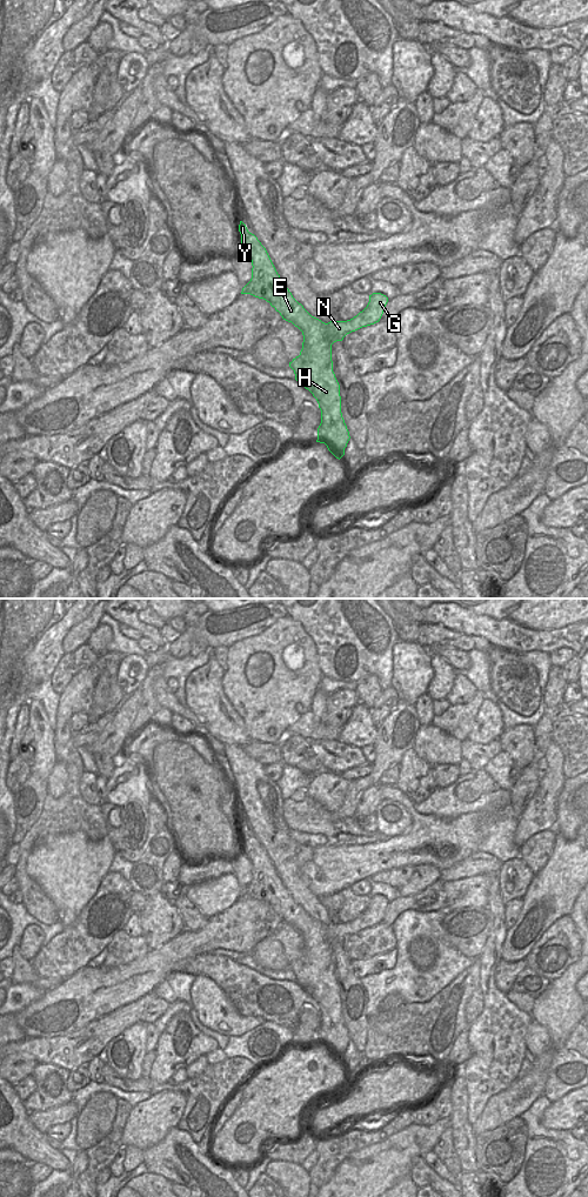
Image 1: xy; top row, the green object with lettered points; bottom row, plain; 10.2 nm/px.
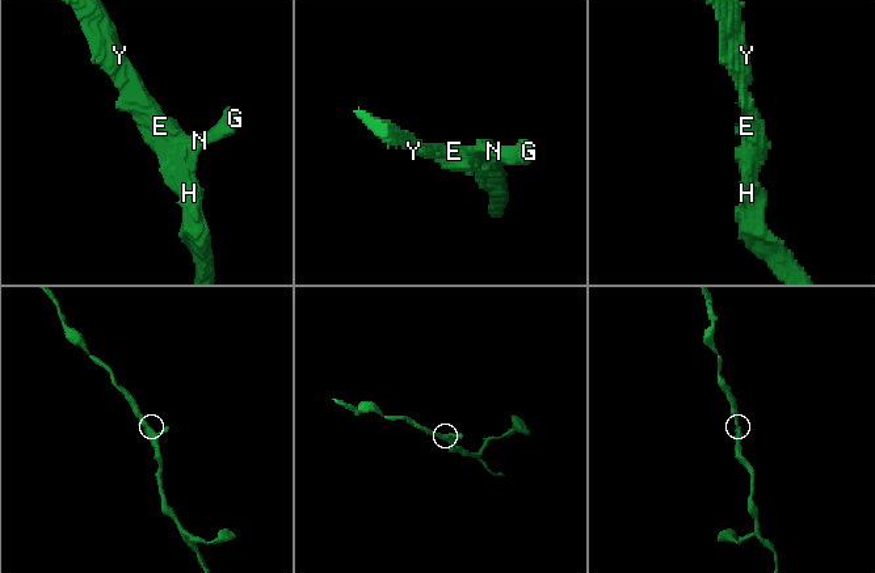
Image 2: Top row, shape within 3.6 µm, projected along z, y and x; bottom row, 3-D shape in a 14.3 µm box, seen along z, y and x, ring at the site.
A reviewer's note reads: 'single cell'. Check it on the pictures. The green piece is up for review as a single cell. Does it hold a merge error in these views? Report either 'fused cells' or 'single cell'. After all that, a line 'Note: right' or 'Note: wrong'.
fused cells
Note: wrong

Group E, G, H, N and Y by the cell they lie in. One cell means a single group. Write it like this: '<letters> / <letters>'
E H Y / G N

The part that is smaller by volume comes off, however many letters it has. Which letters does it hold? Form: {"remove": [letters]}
{"remove": ["G", "N"]}

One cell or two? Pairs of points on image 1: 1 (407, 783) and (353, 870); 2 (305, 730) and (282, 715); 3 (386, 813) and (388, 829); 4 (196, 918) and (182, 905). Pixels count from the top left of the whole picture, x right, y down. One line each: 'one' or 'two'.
1: two
2: two
3: one
4: one

